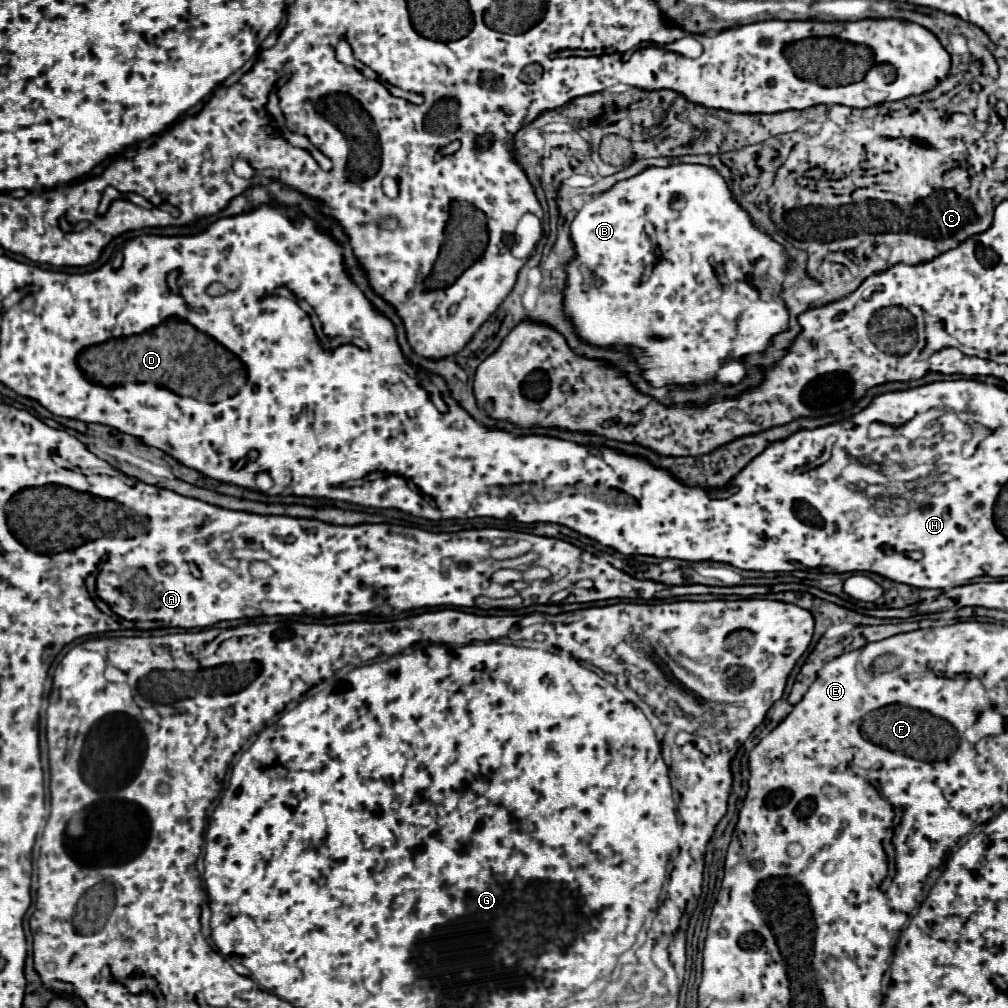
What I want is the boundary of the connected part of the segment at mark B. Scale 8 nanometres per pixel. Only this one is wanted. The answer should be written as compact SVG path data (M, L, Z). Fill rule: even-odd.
M678 163L678 165L668 165L668 167L646 167L642 173L618 181L612 189L592 195L586 199L584 207L576 213L576 217L570 223L570 241L574 245L574 257L564 265L566 271L566 287L564 287L564 301L562 301L562 311L564 315L572 321L574 331L582 337L584 343L596 345L596 347L610 347L610 349L620 349L626 351L630 357L634 357L636 365L642 369L642 377L652 385L652 387L664 387L664 385L704 385L710 381L716 381L716 371L730 359L730 361L742 361L744 355L748 353L762 353L770 347L772 337L788 331L788 307L784 299L780 297L784 279L788 277L788 263L790 255L780 245L774 241L768 233L764 233L750 217L750 213L732 197L732 191L728 189L724 177L708 165L698 165L698 163ZM644 221L652 221L656 227L656 235L662 235L662 245L658 247L662 255L662 263L654 265L654 253L650 249L650 239L644 231Z

